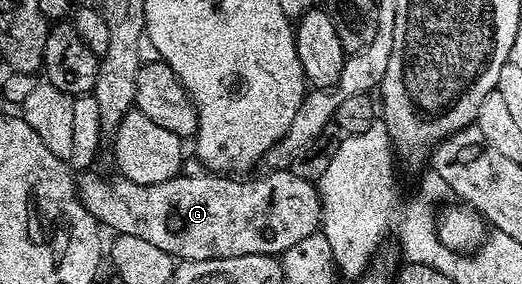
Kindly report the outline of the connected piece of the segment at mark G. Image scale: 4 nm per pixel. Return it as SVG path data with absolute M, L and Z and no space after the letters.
M283 168L277 174L270 175L269 178L252 178L249 182L232 182L236 180L228 176L204 176L208 178L184 177L168 178L165 182L150 184L149 186L134 184L129 178L122 177L117 177L115 179L116 182L103 182L100 178L84 178L81 182L78 182L79 204L101 227L109 226L112 232L116 234L136 236L138 240L146 240L146 244L154 244L154 248L162 248L162 252L171 254L173 259L186 262L201 262L211 258L241 258L251 254L280 256L284 251L291 248L292 245L298 244L304 238L317 233L318 227L321 225L321 201L317 193L317 187L309 179L299 178L292 174L292 171L288 168Z

